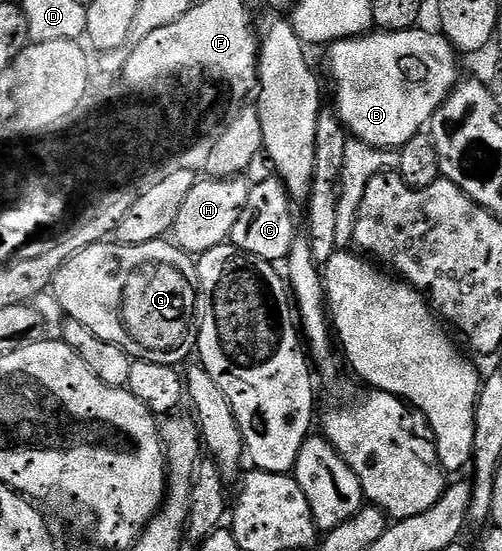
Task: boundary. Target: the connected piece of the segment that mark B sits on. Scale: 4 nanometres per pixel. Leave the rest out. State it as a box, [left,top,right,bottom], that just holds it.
[327,29,460,151]

